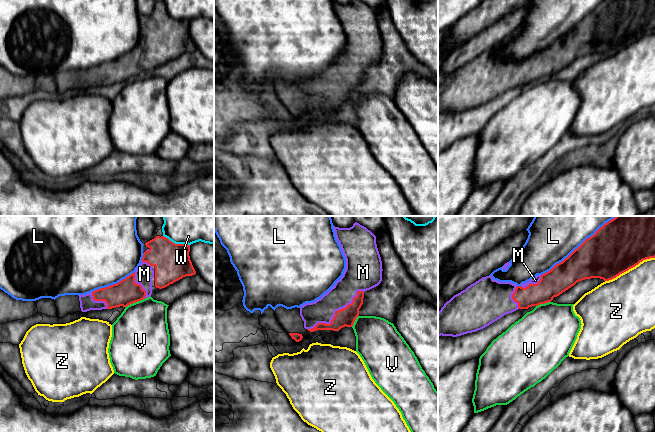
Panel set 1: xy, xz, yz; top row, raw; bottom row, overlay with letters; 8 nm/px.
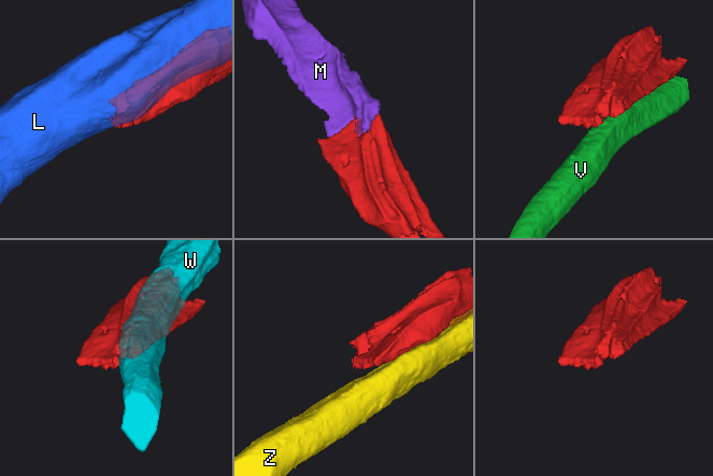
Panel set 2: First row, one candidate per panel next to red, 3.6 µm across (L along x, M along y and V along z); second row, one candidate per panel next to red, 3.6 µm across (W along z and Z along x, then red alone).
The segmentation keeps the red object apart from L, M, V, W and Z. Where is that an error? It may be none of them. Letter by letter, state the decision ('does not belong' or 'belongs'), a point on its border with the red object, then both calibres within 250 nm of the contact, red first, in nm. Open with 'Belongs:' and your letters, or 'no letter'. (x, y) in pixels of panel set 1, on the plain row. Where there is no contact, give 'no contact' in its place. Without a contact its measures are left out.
Belongs: M
L: does not belong | yz (573, 27) | 360/340 nm
M: belongs | xz (335, 89) | 140/190 nm
V: does not belong | xy (135, 77) | 200/440 nm
W: does not belong | xy (176, 20) | 300/160 nm
Z: does not belong | yz (629, 44) | 400/420 nm

